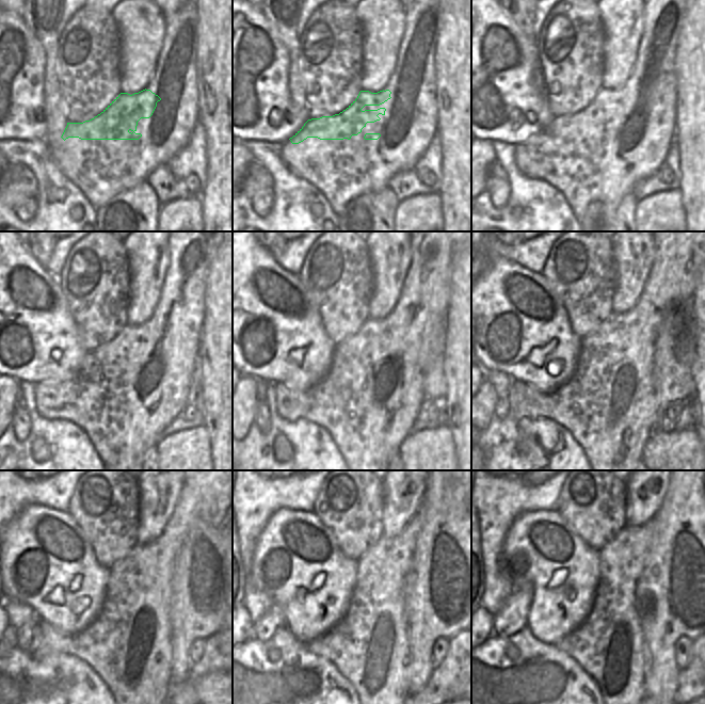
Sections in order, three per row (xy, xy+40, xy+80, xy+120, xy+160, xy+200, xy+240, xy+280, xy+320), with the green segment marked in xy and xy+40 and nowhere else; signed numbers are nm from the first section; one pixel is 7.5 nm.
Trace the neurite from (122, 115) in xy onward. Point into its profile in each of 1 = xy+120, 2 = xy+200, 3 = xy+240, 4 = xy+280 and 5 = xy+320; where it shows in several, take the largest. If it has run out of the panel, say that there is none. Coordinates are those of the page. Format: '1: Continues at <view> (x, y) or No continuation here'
1: Continues at xy+120 (105, 361)
2: Continues at xy+200 (589, 361)
3: Continues at xy+240 (113, 600)
4: Continues at xy+280 (363, 565)
5: Continues at xy+320 (603, 564).

